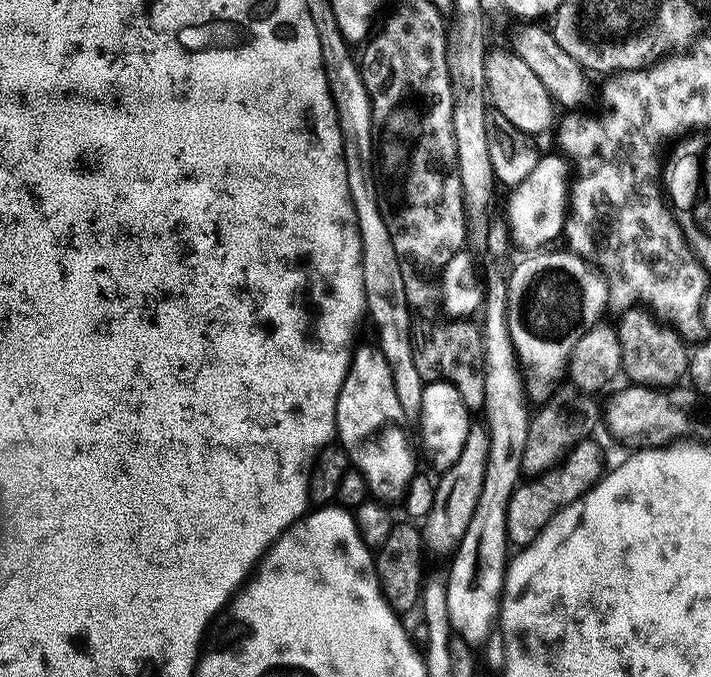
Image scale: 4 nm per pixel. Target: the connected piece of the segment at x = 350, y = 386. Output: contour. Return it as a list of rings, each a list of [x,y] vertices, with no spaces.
[[[364,344],[360,349],[351,353],[348,369],[344,374],[344,381],[340,386],[338,402],[336,403],[336,436],[339,447],[348,455],[351,467],[362,473],[368,483],[368,491],[375,499],[381,502],[389,502],[401,497],[407,491],[417,475],[416,462],[408,450],[408,438],[403,430],[396,425],[404,420],[402,408],[398,404],[398,396],[395,393],[394,380],[391,378],[391,370],[386,358],[379,348],[371,344]]]

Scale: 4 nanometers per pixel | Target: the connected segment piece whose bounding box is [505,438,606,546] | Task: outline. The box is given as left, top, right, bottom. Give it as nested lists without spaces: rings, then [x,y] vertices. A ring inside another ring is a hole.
[[[589,438],[578,442],[545,472],[516,485],[505,510],[506,531],[513,545],[523,546],[534,542],[534,538],[538,538],[538,534],[548,525],[550,518],[554,518],[554,514],[561,512],[566,505],[577,500],[583,492],[588,492],[600,481],[606,468],[605,465],[602,466],[604,458],[594,441],[595,439]]]

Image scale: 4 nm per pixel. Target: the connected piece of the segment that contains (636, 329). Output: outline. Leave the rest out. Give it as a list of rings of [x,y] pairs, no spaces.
[[[628,306],[621,312],[624,313],[620,316],[620,324],[615,325],[615,330],[621,342],[623,375],[628,375],[633,385],[661,390],[671,389],[673,387],[671,384],[678,383],[682,378],[685,379],[690,352],[684,337],[672,324],[657,318],[644,306]]]

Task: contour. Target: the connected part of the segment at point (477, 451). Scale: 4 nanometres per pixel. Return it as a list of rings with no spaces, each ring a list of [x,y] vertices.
[[[473,423],[466,434],[466,444],[458,454],[458,462],[445,472],[439,473],[432,488],[433,502],[427,516],[422,520],[422,540],[438,552],[451,553],[460,539],[466,534],[466,526],[470,526],[470,518],[474,518],[474,506],[478,506],[478,498],[482,494],[482,482],[486,478],[486,458],[490,454],[490,438],[487,427],[483,423]]]

